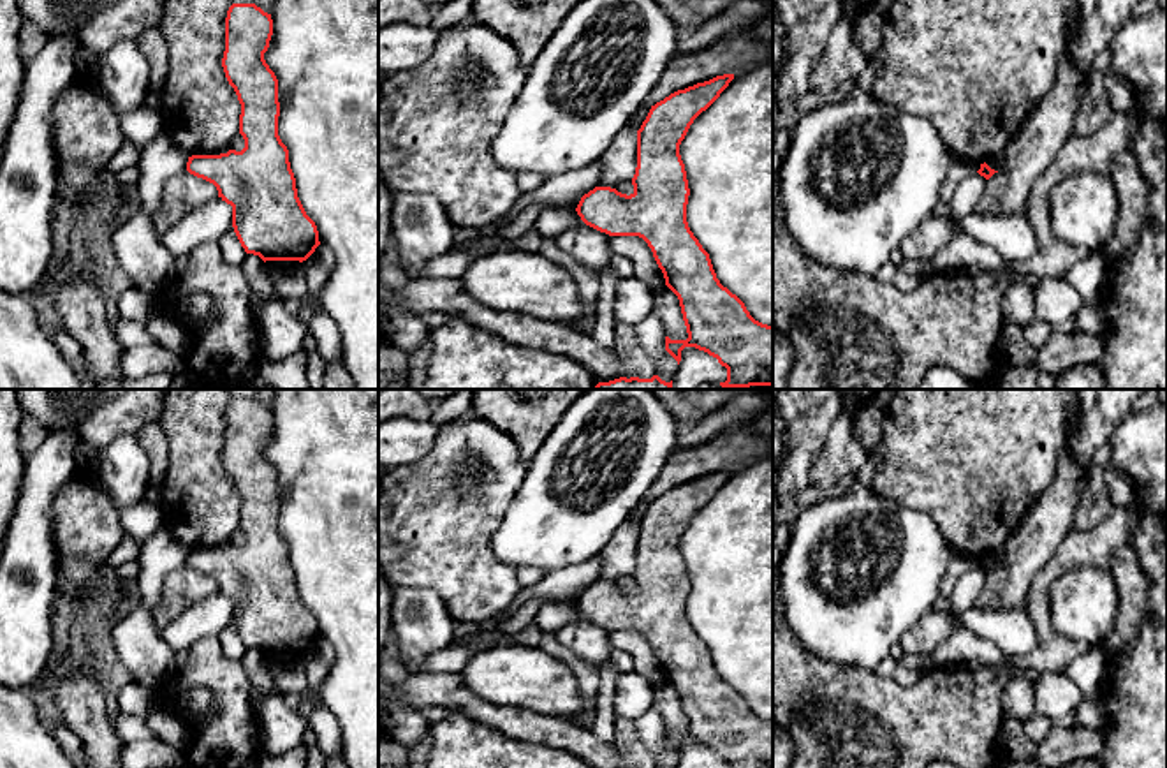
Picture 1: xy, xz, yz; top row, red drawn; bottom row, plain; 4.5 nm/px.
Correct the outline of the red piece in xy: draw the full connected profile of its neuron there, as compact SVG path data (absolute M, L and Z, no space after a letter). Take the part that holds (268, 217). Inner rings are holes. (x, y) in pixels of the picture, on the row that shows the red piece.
M232 4L225 18L222 67L241 104L241 151L192 155L187 171L213 183L218 197L232 206L232 227L246 254L266 261L306 261L320 245L315 222L306 215L296 188L289 150L278 136L278 79L264 60L273 35L271 14L255 4Z

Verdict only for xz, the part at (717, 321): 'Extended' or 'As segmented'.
As segmented

